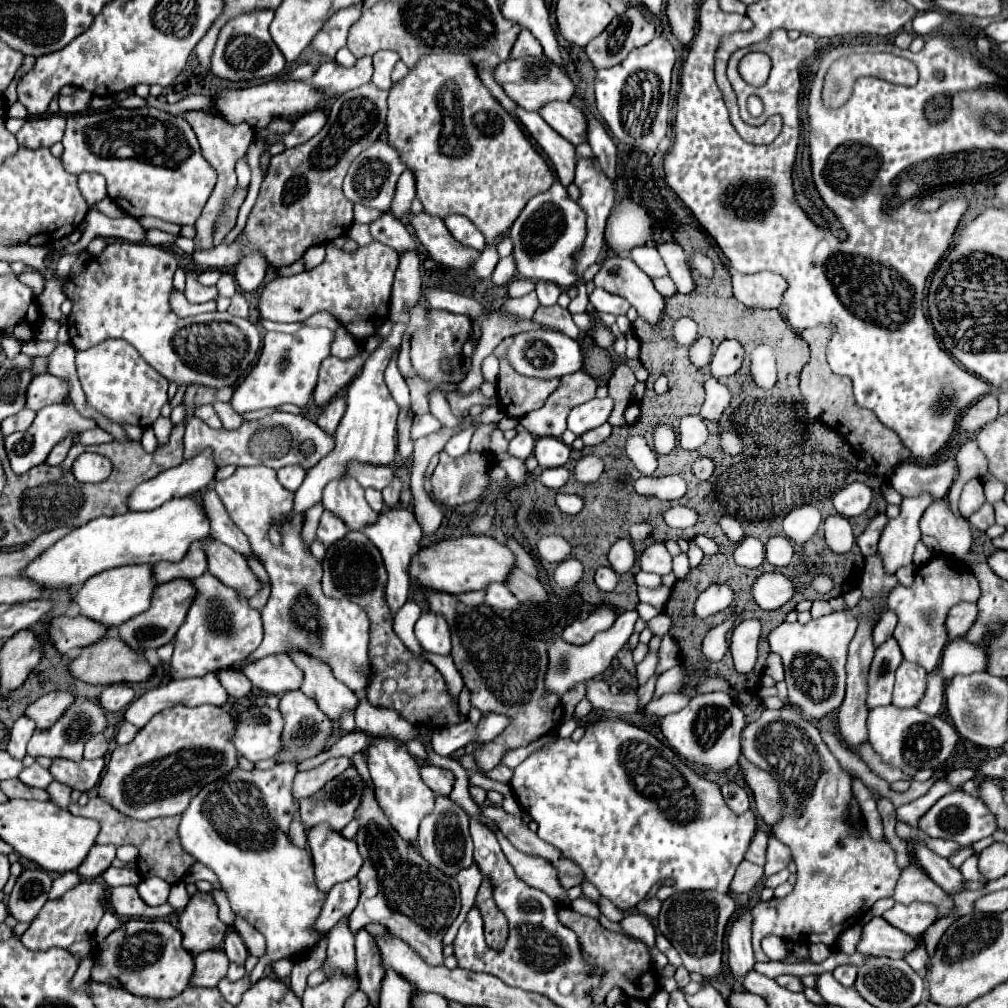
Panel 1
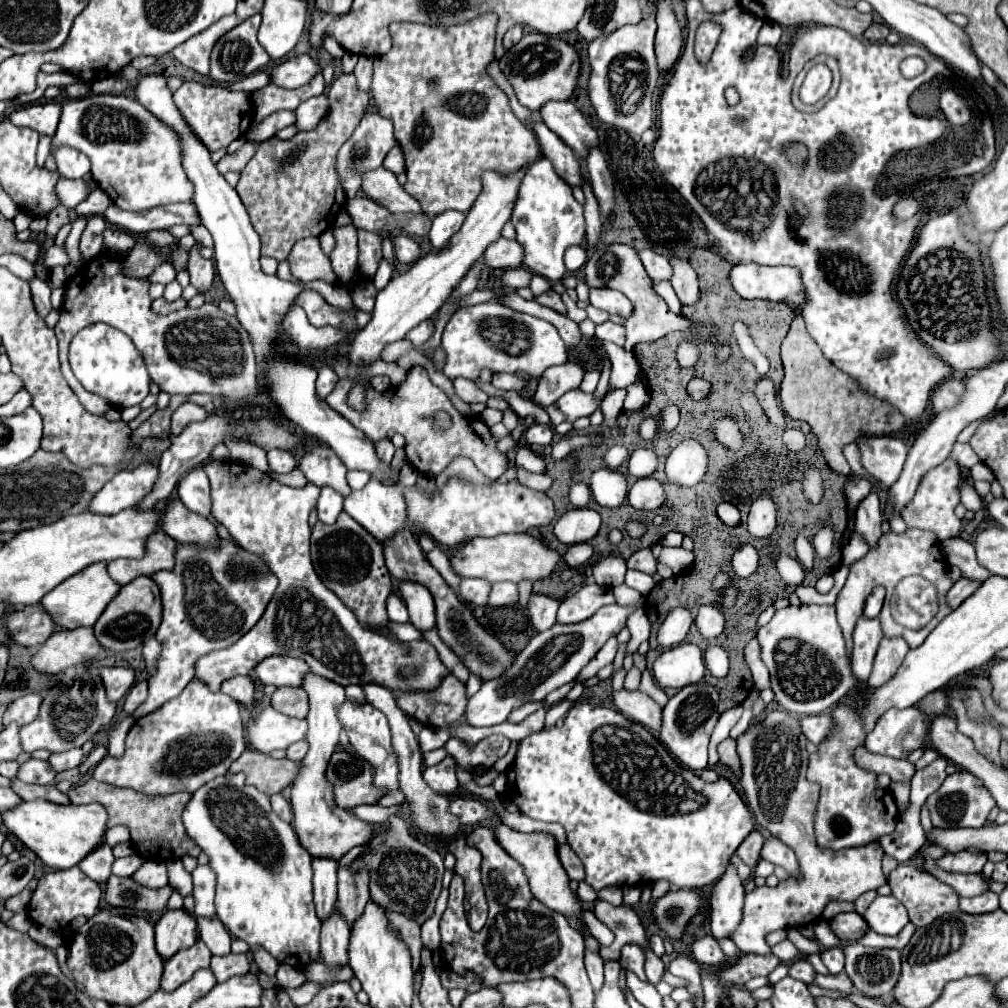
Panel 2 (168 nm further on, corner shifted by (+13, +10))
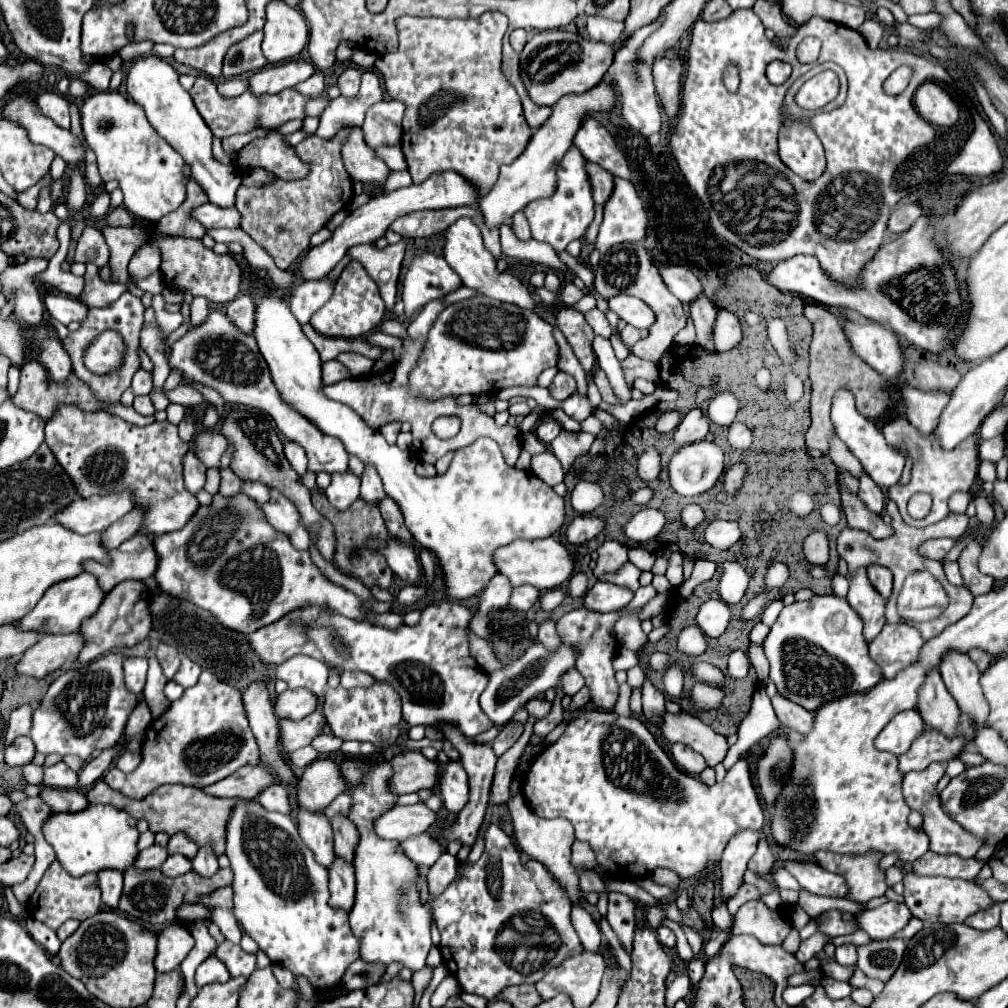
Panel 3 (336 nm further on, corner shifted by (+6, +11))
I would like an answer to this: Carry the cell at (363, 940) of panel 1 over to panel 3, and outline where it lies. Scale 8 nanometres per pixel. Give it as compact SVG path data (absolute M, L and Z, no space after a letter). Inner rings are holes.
M338 814L332 818L332 828L334 828L334 852L336 852L336 856L344 858L346 862L352 862L354 848L358 844L356 826L350 822L348 816Z

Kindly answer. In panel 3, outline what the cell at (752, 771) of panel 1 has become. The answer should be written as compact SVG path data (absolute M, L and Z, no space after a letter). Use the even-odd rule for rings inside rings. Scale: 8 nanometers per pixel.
M682 712L682 714L664 714L662 734L670 742L682 742L688 748L700 752L709 767L723 761L728 752L728 742L724 736L716 734L710 726L700 722L698 718Z

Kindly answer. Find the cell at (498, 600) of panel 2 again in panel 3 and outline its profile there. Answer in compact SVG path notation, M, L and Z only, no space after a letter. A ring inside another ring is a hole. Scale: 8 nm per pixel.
M518 586L512 590L512 598L510 598L510 606L522 612L528 612L536 600L540 598L540 590L532 588L532 586Z

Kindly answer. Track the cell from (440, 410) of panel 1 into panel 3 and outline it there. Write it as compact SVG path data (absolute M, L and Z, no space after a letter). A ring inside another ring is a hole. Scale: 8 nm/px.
M338 354L338 360L352 372L352 376L364 376L370 372L370 366L374 364L370 358L360 354Z

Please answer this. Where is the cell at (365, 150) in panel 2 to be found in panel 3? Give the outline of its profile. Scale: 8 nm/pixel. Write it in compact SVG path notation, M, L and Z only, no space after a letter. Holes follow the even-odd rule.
M382 100L368 110L362 132L370 148L382 144L400 144L404 108L406 106L400 100Z

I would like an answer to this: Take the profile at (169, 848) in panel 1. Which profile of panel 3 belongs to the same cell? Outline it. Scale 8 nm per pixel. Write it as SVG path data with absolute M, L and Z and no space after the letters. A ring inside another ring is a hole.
M98 780L86 792L86 796L88 796L90 804L110 804L110 806L116 806L118 810L128 812L136 820L140 820L140 818L148 820L150 830L154 834L166 832L166 834L172 836L176 832L184 832L192 840L196 840L198 846L210 844L218 856L224 854L224 850L226 850L226 842L224 842L226 824L228 824L232 810L236 808L236 802L240 802L238 798L232 798L232 800L230 798L214 798L214 796L204 794L200 788L184 786L184 784L164 784L154 794L150 794L148 798L132 800L132 798L126 798L124 794L118 794L116 790L112 790L104 780Z

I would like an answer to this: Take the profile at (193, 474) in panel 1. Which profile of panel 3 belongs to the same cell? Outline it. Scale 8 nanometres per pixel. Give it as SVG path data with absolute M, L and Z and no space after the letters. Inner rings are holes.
M124 490L106 496L78 498L56 514L56 522L72 532L90 534L106 530L112 522L128 514L128 510L132 510L132 498L130 492Z

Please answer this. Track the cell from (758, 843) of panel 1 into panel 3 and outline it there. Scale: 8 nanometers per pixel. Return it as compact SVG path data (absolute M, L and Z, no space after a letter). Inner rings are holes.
M762 838L760 844L758 844L756 854L754 854L754 856L750 858L750 862L748 862L748 870L752 870L752 872L758 874L758 876L768 876L768 874L772 874L772 870L774 870L774 862L776 862L776 858L774 858L774 854L772 854L768 842Z

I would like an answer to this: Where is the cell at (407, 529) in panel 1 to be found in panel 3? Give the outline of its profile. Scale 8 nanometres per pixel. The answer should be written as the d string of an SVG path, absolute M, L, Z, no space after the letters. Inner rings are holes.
M364 466L360 496L362 496L366 502L372 502L372 504L378 504L378 502L384 498L384 488L382 488L380 476L376 474L376 470L372 470L372 466Z

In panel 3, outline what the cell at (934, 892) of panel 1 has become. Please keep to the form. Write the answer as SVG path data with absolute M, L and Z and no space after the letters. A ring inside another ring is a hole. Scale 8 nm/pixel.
M912 872L904 874L904 900L910 912L928 922L964 922L968 916L976 914L976 910L984 910L992 906L992 898L974 882L966 880L952 880L952 878L928 878L928 876L916 876Z

